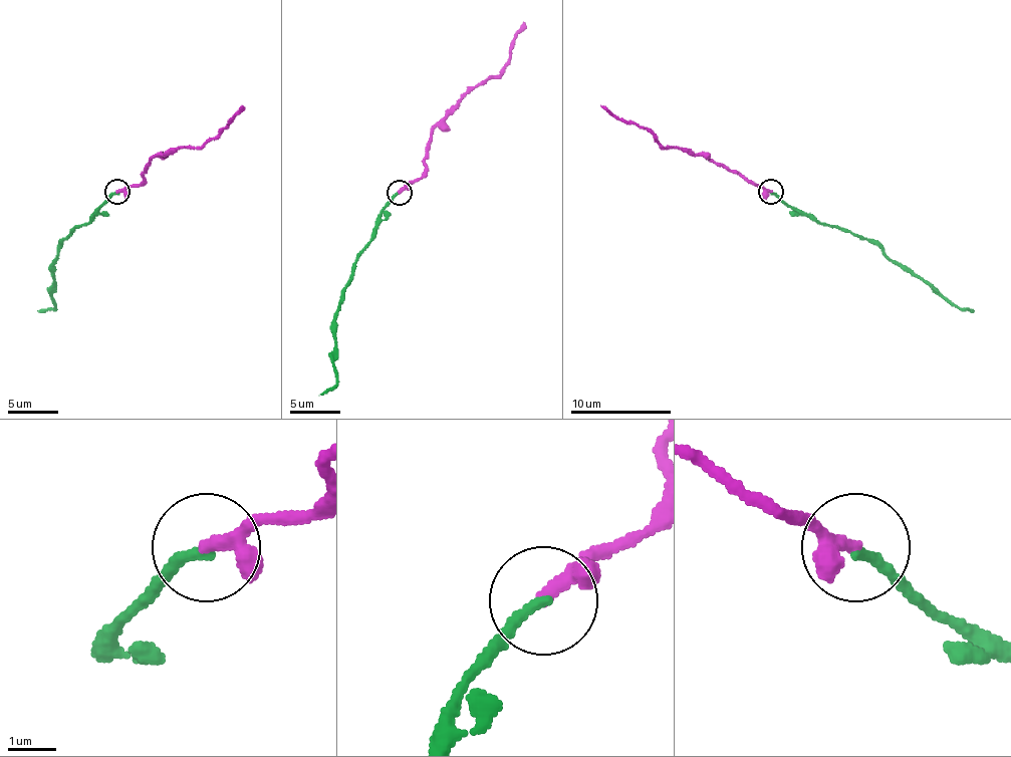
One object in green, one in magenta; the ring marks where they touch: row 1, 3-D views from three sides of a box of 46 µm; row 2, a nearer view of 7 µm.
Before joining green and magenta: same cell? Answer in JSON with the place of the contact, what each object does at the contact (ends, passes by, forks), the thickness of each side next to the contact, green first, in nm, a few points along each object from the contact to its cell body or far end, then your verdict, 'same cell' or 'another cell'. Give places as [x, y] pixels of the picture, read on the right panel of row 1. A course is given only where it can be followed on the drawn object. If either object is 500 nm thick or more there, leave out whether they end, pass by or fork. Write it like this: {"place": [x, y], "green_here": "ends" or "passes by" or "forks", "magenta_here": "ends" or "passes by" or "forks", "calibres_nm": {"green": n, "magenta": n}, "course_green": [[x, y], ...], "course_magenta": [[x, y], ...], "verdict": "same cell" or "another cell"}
{"place": [771, 192], "green_here": "ends", "magenta_here": "passes by", "calibres_nm": {"green": 240, "magenta": 220}, "course_green": [[770, 192], [790, 207], [870, 240], [891, 260], [923, 277], [961, 307], [973, 312]], "course_magenta": [[770, 192], [705, 157], [678, 147], [663, 147], [650, 132], [612, 116], [599, 104]], "verdict": "same cell"}

